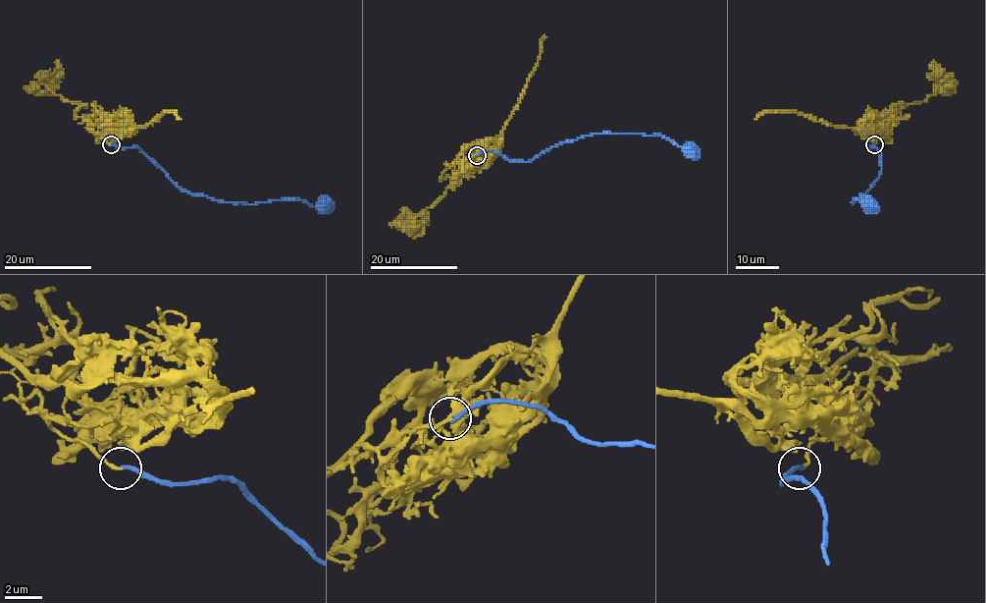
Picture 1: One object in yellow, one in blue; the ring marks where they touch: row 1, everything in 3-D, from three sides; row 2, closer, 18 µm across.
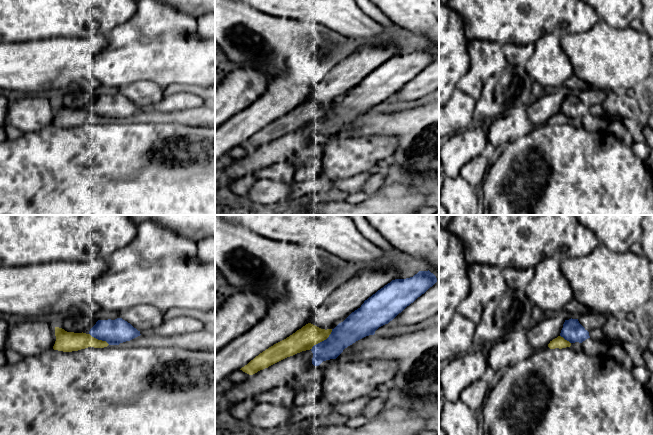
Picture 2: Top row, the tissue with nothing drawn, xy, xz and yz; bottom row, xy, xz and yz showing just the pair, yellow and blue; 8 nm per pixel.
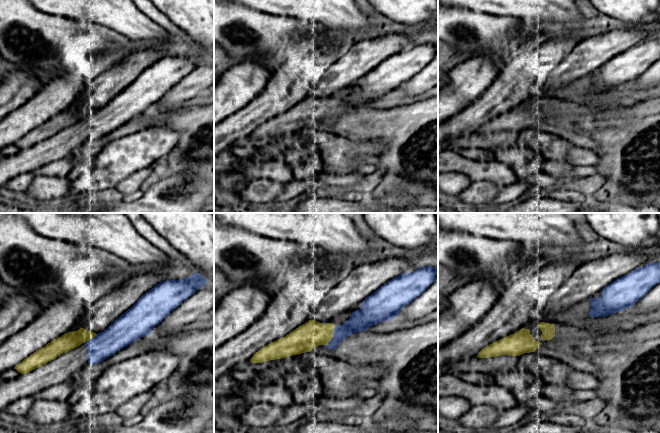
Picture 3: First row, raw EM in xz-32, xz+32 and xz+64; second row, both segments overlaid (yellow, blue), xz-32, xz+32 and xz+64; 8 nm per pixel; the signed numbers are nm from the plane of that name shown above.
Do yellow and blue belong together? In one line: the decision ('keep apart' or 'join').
keep apart

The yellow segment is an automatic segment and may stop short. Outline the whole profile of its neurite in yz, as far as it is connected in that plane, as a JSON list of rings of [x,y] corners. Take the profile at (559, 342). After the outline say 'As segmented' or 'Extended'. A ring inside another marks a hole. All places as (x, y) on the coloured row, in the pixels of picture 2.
[[[558,336],[557,338],[553,339],[552,341],[550,341],[550,343],[548,344],[548,347],[550,349],[555,349],[555,348],[566,348],[566,347],[570,347],[571,343],[567,340],[565,340],[563,337]]]. As segmented

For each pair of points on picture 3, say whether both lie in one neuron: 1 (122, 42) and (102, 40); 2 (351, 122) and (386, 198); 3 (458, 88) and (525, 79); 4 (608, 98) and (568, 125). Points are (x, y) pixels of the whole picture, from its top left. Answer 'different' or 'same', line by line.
1: same
2: different
3: different
4: different

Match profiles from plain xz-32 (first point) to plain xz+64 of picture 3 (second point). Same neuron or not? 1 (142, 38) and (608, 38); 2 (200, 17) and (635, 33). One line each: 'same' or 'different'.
1: different
2: different

